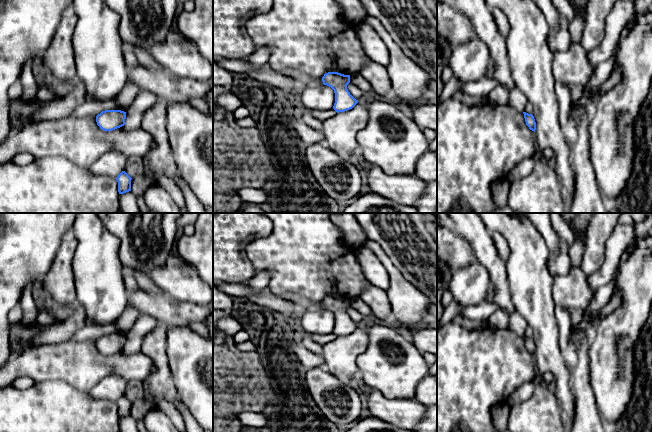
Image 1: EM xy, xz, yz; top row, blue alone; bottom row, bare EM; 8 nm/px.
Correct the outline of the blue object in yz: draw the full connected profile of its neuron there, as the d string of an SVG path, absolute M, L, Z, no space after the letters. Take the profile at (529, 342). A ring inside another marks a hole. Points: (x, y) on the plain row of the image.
M523 336L526 349L529 351L530 354L534 355L536 354L536 346L534 343L534 340L532 338L528 338L526 336Z

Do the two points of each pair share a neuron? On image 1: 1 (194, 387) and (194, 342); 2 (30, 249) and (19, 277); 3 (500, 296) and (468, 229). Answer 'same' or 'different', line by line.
1: same
2: same
3: same

